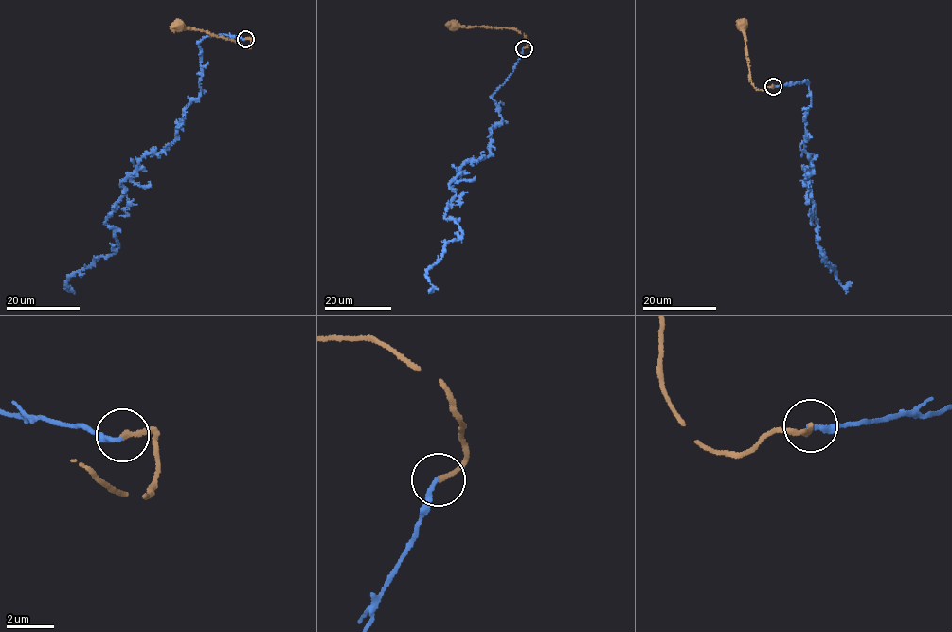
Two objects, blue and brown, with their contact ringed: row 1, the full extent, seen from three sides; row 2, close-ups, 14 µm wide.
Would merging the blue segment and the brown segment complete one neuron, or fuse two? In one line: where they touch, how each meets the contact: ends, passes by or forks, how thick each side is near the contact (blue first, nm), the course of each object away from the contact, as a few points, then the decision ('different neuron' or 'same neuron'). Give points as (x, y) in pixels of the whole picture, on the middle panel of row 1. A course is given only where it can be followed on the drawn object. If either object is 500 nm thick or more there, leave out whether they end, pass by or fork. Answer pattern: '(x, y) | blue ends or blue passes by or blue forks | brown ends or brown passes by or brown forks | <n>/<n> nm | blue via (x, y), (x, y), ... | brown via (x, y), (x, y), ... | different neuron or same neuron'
(524, 48) | blue ends | brown ends | 190/220 nm | blue via (524, 48), (492, 97), (502, 121), (490, 155), (449, 186), (462, 236), (429, 267), (430, 293) | brown via (524, 48), (528, 41), (517, 30), (446, 23) | same neuron

